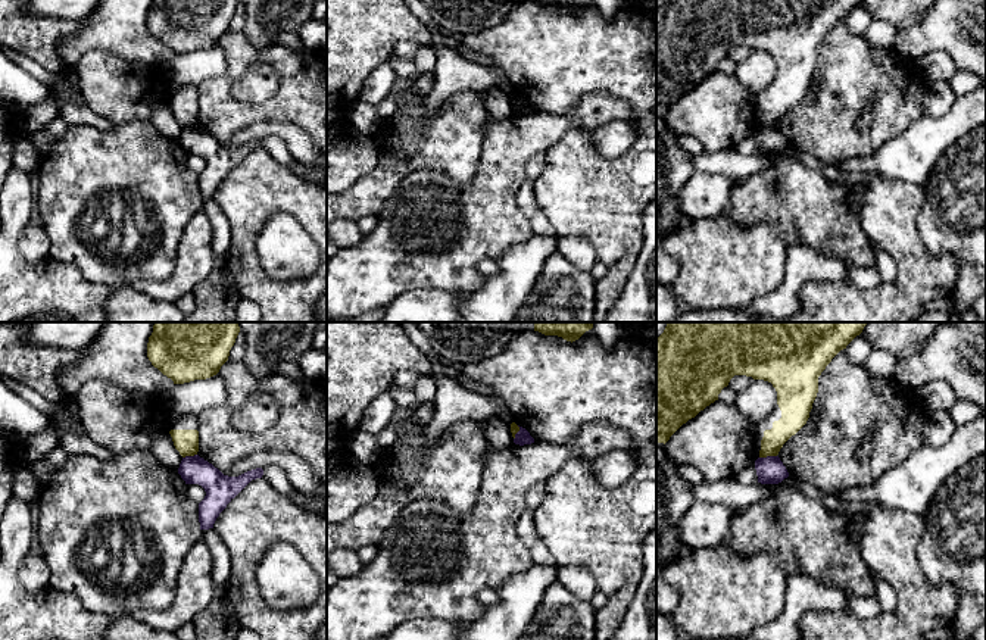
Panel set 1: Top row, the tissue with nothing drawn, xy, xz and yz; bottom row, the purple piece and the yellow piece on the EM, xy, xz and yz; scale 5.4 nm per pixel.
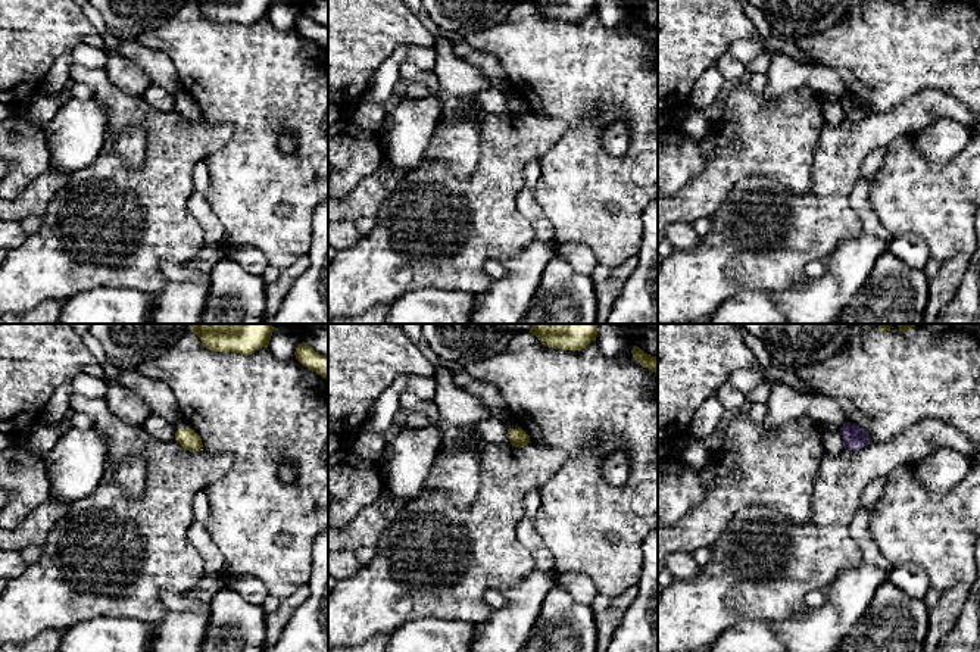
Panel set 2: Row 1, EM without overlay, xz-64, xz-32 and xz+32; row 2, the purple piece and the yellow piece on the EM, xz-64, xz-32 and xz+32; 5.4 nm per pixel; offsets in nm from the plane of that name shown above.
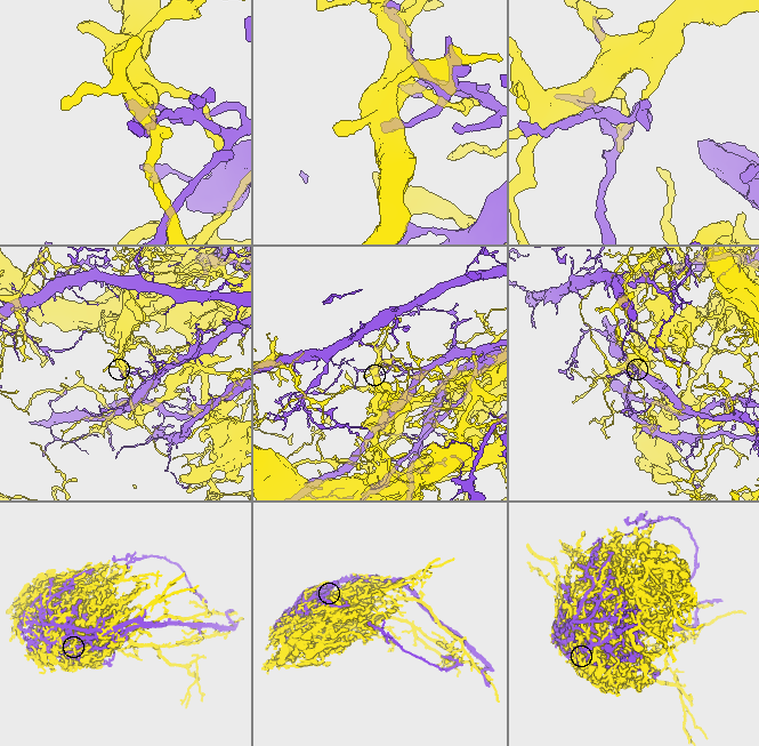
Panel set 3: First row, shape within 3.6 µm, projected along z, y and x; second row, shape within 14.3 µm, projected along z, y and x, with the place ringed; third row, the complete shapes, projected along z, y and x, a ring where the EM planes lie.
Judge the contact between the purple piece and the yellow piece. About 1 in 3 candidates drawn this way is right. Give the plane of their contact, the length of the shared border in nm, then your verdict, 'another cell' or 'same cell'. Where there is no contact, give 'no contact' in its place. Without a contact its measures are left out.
meets purple in yz; contact 100 nm long; another cell

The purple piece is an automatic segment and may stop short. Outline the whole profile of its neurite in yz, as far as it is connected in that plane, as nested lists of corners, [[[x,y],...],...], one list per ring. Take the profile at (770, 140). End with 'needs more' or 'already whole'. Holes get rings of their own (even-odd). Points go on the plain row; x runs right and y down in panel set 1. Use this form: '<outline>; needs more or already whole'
[[[778,127],[758,128],[755,131],[758,153],[778,154],[789,147],[789,143]]]; already whole

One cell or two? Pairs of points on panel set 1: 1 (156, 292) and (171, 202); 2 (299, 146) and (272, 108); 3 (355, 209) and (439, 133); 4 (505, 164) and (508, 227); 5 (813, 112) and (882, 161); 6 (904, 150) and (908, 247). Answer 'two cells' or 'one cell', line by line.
1: two cells
2: two cells
3: one cell
4: one cell
5: two cells
6: two cells

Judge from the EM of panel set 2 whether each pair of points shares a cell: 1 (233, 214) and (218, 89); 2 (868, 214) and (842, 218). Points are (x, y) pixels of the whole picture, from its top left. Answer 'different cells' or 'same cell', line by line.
1: same cell
2: different cells

